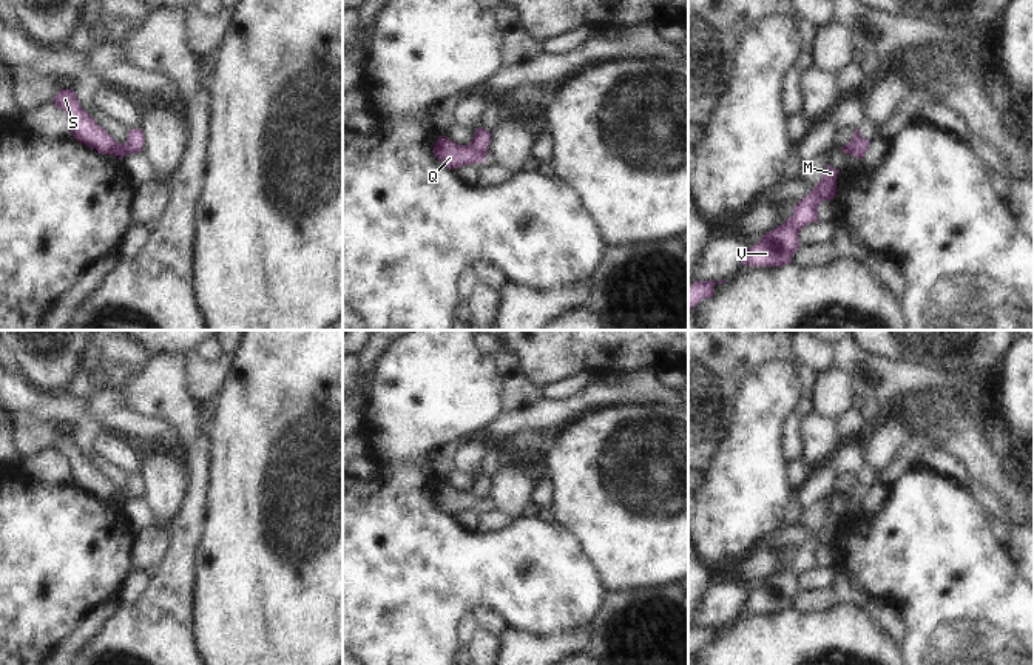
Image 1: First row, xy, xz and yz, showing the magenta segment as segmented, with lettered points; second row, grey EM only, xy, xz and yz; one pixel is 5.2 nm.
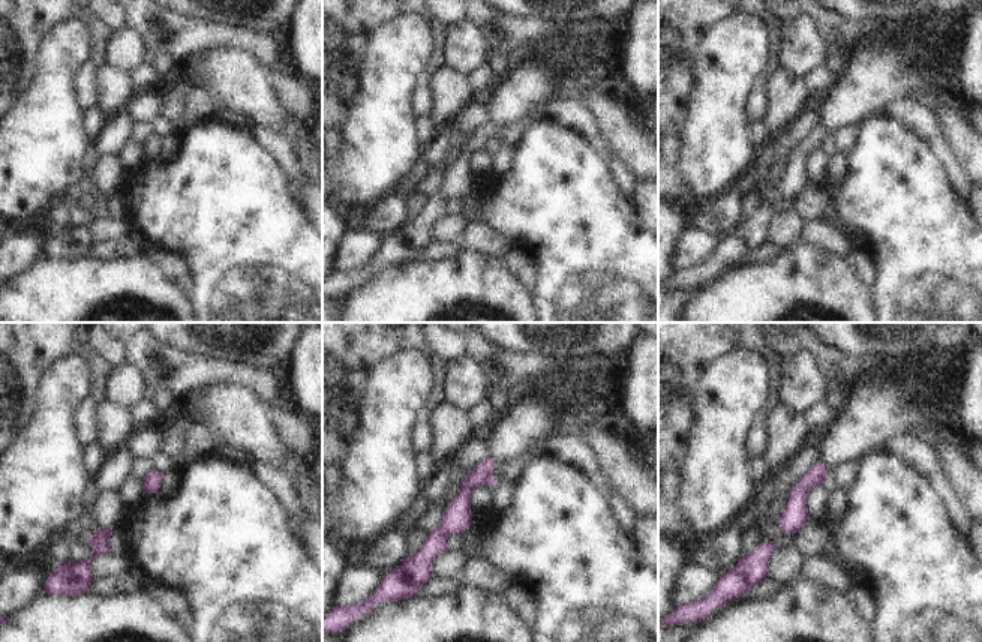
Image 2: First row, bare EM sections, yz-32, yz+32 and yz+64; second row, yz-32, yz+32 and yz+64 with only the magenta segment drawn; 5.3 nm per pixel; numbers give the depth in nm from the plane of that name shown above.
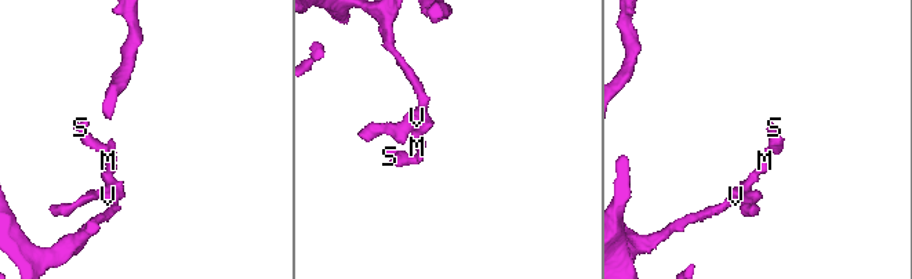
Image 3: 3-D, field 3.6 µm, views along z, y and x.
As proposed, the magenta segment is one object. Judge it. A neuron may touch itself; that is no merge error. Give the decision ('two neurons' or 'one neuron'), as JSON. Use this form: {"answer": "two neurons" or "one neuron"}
{"answer": "two neurons"}

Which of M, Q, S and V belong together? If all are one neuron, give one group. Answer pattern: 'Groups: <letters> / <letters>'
Groups: M V / Q S.

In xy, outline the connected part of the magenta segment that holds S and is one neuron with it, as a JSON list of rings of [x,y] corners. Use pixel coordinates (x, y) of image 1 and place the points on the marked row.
[[[60,89],[52,103],[63,110],[69,120],[73,137],[99,154],[125,157],[127,143],[116,142],[94,119],[80,106],[74,89]]]

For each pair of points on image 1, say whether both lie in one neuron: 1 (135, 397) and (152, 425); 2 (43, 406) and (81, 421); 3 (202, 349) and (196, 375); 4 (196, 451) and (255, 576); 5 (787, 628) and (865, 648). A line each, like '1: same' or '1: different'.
1: different
2: same
3: different
4: different
5: same

